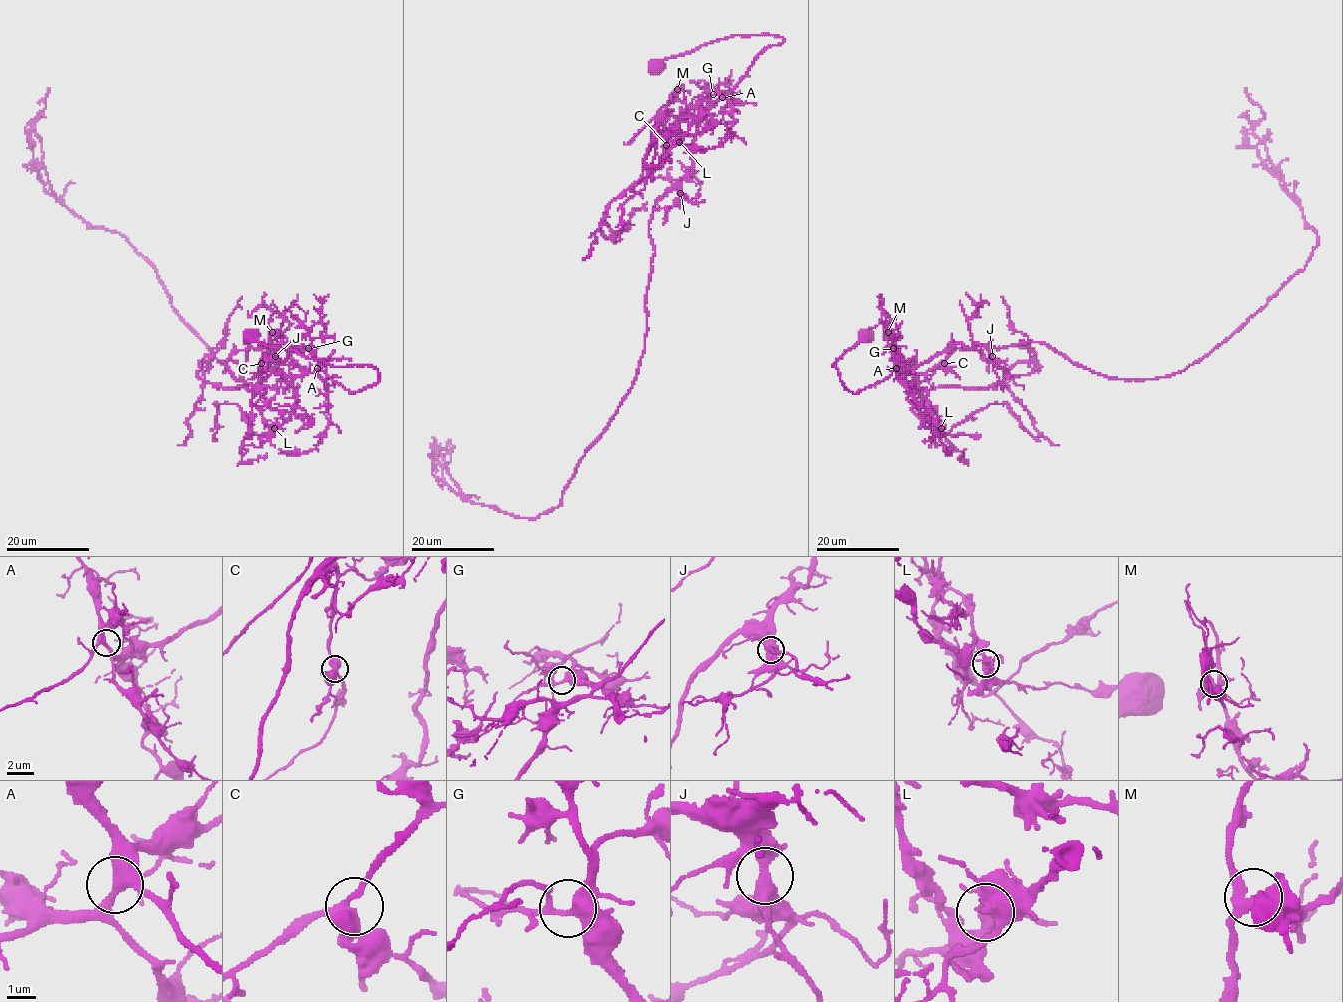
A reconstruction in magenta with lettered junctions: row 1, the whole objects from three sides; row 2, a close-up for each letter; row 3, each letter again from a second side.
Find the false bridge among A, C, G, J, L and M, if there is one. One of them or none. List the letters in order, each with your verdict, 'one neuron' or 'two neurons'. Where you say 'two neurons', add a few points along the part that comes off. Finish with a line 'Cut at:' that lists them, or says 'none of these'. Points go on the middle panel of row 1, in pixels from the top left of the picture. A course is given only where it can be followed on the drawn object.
A: one neuron
C: one neuron
G: one neuron
J: one neuron
L: two neurons | (679, 142), (666, 137), (654, 124), (642, 177), (605, 211), (607, 225), (626, 230), (631, 214), (646, 202)
M: one neuron
Cut at: L

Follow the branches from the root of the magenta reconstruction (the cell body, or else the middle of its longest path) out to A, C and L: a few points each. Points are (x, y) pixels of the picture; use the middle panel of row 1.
A: (654, 66), (654, 63), (735, 35), (779, 35), (783, 42), (765, 49), (737, 86), (722, 97)
C: (654, 66), (735, 35), (783, 39), (765, 49), (718, 100), (702, 100), (669, 127), (665, 115), (666, 145)
L: (654, 66), (735, 35), (783, 39), (765, 49), (731, 92), (703, 100), (702, 115), (679, 142)

